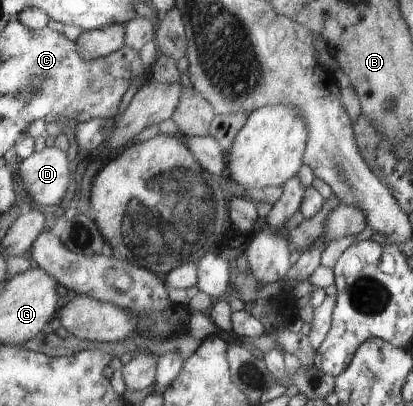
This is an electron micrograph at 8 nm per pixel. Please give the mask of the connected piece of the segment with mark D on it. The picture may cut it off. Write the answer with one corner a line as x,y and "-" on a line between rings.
45,147
19,162
19,176
32,204
59,205
75,182
75,167
63,148

